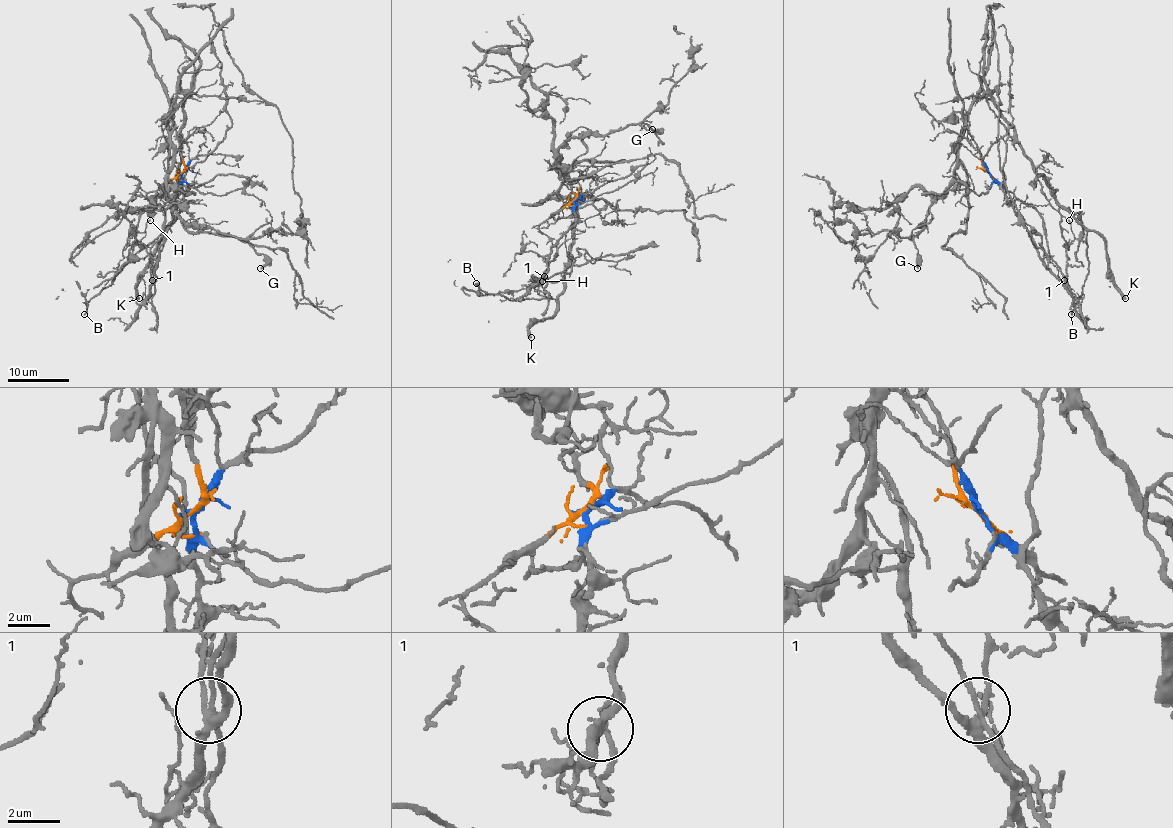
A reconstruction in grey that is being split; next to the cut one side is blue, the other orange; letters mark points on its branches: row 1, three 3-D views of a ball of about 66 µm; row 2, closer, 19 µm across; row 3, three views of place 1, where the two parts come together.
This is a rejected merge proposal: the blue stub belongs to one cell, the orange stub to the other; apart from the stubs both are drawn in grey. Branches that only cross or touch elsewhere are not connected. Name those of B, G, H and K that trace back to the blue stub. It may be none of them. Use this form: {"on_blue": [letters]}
{"on_blue": ["B", "H", "K"]}

